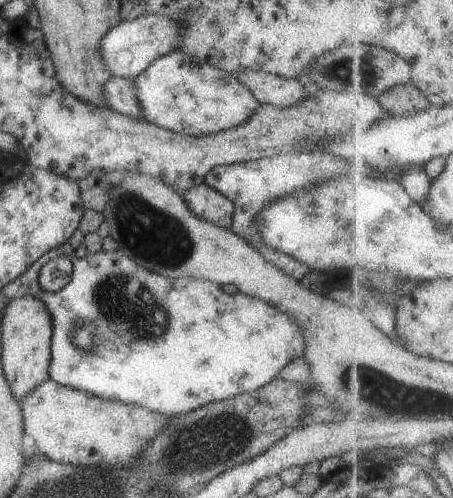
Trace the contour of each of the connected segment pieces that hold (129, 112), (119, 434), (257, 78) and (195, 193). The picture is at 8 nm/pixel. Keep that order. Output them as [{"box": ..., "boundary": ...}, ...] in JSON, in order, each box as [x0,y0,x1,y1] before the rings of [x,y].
[{"box":[104,77,145,120],"boundary":[[[112,77],[104,84],[104,100],[112,110],[134,118],[134,120],[145,120],[138,102],[136,86],[133,78]]]},{"box":[19,379,168,468],"boundary":[[[52,379],[42,382],[19,400],[24,418],[24,434],[34,440],[37,450],[57,463],[74,466],[110,466],[132,468],[144,446],[164,428],[168,416],[108,398],[96,398],[88,392],[62,386]]]},{"box":[235,70,308,108],"boundary":[[[240,70],[235,77],[245,84],[260,105],[272,105],[280,108],[296,106],[308,95],[304,83],[296,78],[282,78],[268,72]]]},{"box":[182,183,235,228],"boundary":[[[204,183],[186,190],[182,195],[188,208],[192,210],[192,214],[196,214],[216,226],[231,228],[235,206],[224,194],[220,194]]]}]

